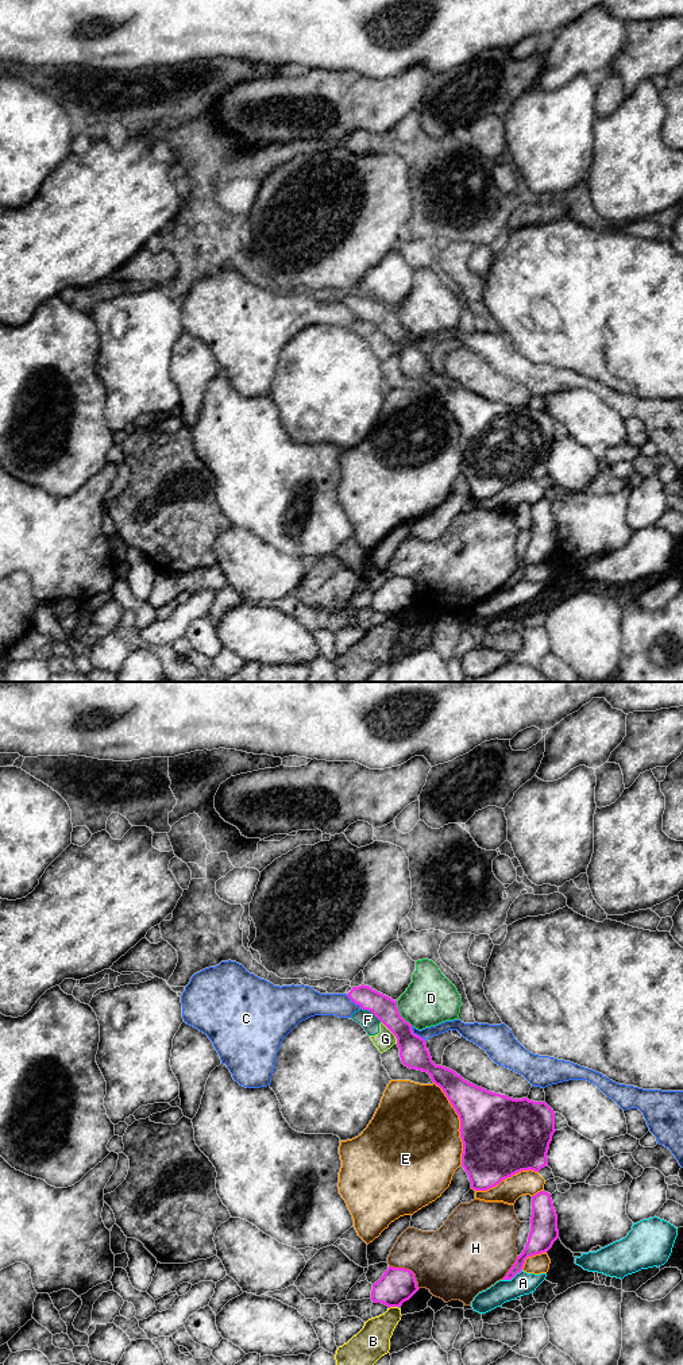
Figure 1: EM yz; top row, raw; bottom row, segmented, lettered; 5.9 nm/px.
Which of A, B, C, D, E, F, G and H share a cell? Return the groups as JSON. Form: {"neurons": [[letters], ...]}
{"neurons": [["A"], ["B"], ["C"], ["D"], ["E"], ["F", "G"], ["H"]]}

